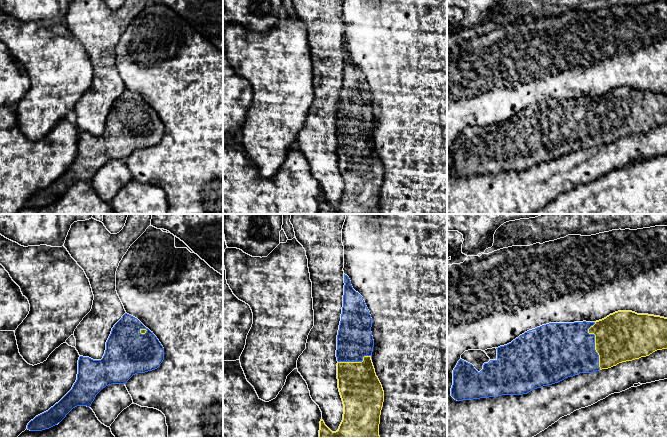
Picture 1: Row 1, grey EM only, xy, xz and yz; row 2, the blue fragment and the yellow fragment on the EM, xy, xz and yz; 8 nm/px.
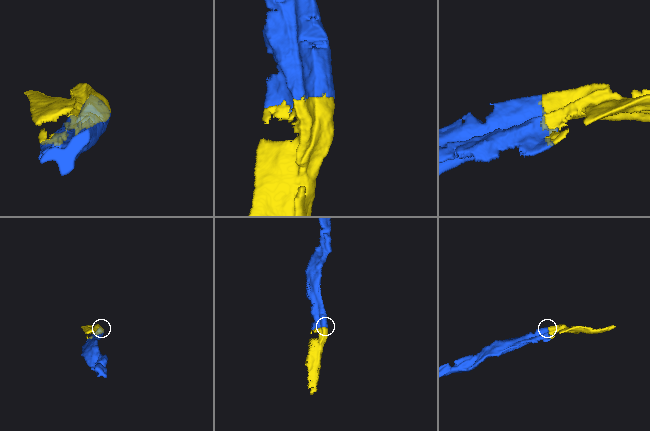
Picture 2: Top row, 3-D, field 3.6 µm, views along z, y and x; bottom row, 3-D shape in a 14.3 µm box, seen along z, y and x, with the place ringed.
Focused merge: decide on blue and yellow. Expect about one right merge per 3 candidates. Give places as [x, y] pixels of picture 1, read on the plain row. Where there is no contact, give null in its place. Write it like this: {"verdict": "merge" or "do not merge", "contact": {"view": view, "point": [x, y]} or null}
{"verdict": "merge", "contact": {"view": "yz", "point": [594, 120]}}

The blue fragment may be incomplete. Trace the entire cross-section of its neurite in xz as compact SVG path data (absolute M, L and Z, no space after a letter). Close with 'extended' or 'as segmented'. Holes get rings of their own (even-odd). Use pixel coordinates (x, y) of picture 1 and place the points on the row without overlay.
M345 50L344 59L336 126L338 164L344 180L343 196L339 205L332 208L321 195L318 214L380 214L379 200L384 167L371 136L374 123L372 94L363 73L353 65L349 53Z; extended

